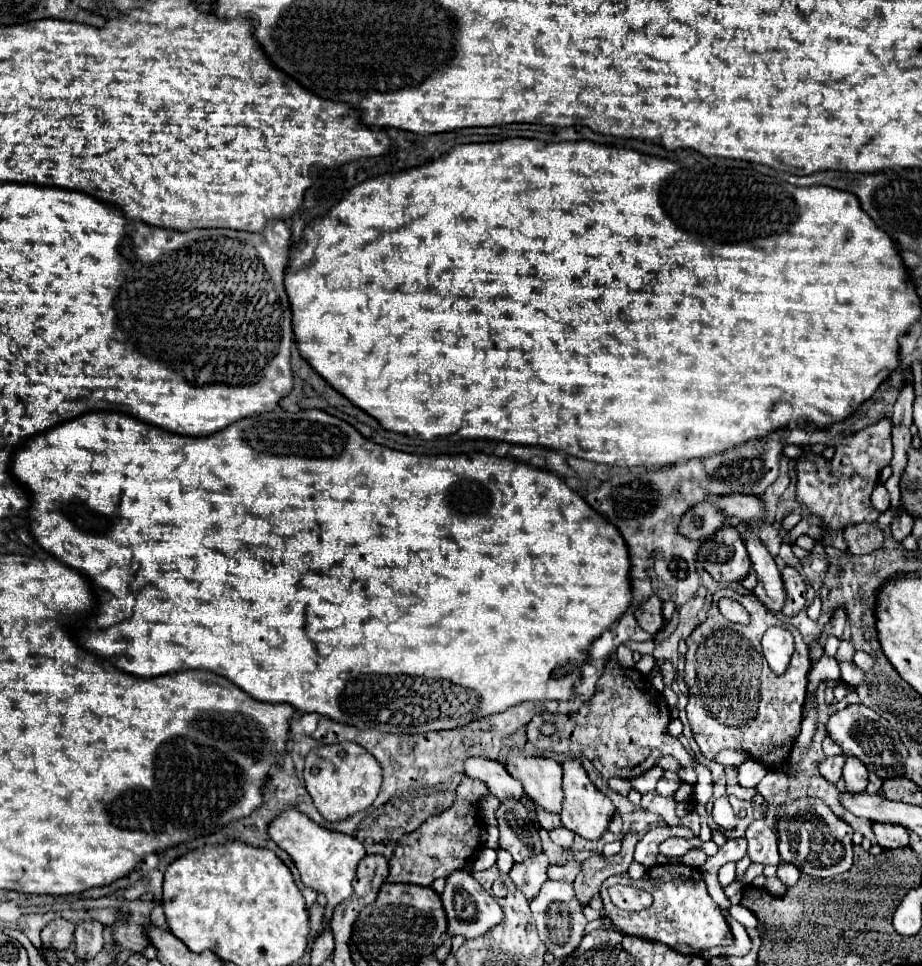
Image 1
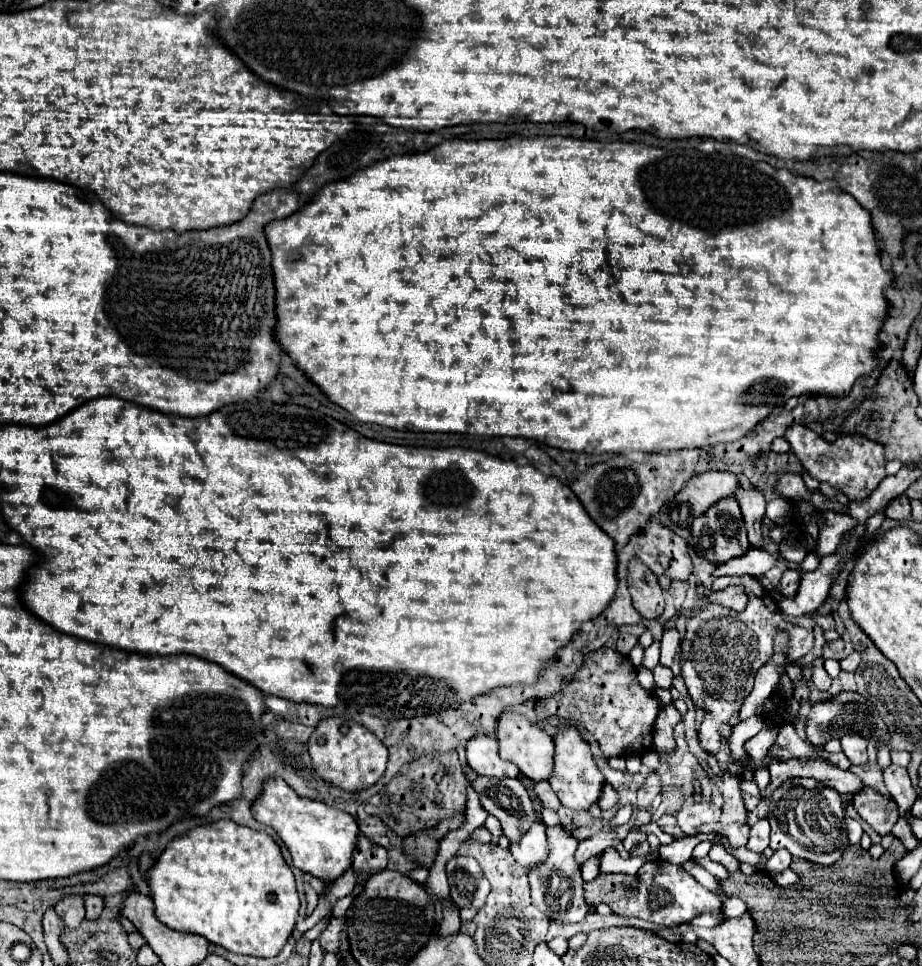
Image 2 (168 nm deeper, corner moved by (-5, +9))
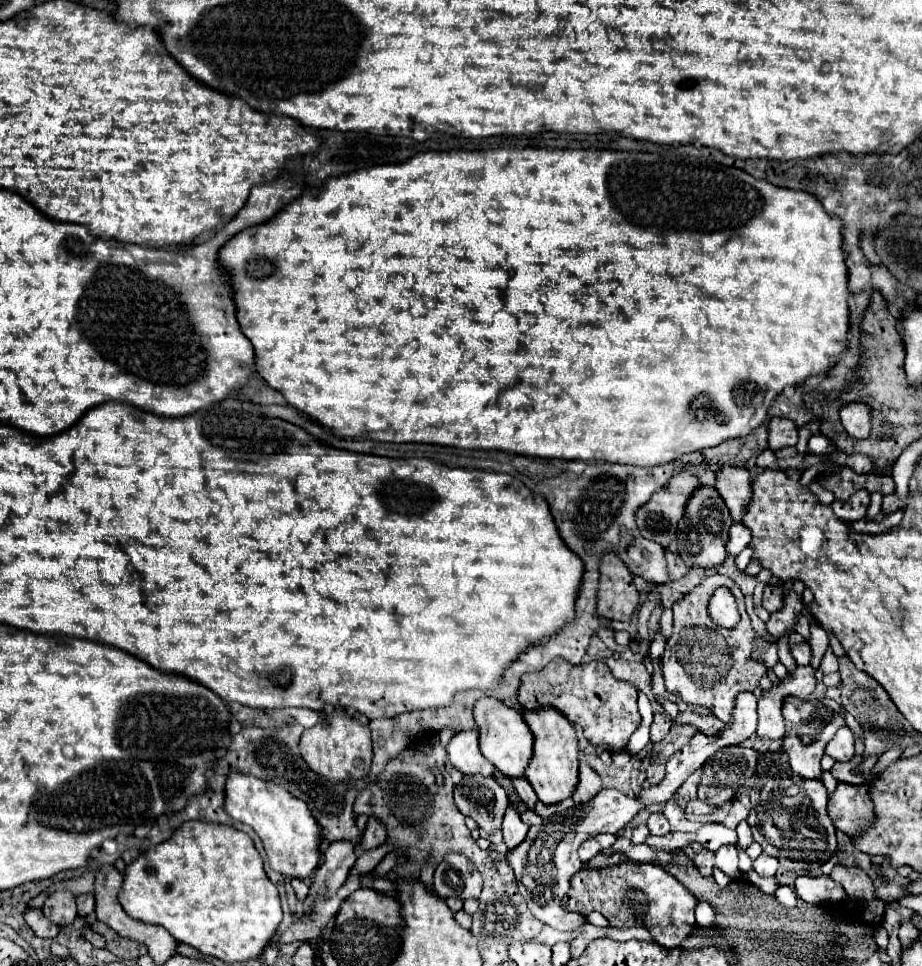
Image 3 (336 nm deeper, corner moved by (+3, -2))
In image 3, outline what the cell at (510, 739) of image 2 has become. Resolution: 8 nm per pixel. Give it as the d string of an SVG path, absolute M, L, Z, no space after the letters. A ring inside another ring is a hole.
M481 697L473 707L473 715L479 727L479 743L483 757L491 761L503 775L523 777L523 771L533 755L533 733L529 731L521 713L507 707L503 701L497 701L495 697Z

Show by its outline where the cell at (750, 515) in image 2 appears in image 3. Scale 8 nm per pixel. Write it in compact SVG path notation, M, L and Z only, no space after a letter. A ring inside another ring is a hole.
M725 465L725 469L717 473L715 489L727 503L733 521L741 523L741 517L745 515L745 509L751 501L751 473L741 467Z

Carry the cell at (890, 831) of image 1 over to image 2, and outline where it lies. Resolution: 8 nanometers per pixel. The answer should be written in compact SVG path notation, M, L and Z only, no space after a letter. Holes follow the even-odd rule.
M865 786L855 798L853 806L859 812L859 816L881 836L891 834L895 822L899 820L897 804L889 796L881 796L873 788Z

